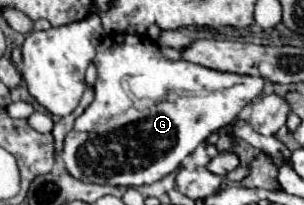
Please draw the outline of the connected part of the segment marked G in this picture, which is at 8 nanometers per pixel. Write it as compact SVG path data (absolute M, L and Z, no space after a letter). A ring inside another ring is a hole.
M109 34L97 48L93 60L97 66L95 80L95 100L91 106L75 118L73 130L65 136L61 158L67 172L81 180L93 184L111 184L111 186L141 186L153 184L163 176L171 174L181 166L181 162L215 130L229 126L237 114L261 94L265 80L261 76L239 76L215 72L187 60L165 60L159 52L155 40L149 40L143 34ZM143 76L163 76L161 80L143 82ZM177 84L183 84L183 92L177 90ZM135 98L149 98L151 104L137 108Z

